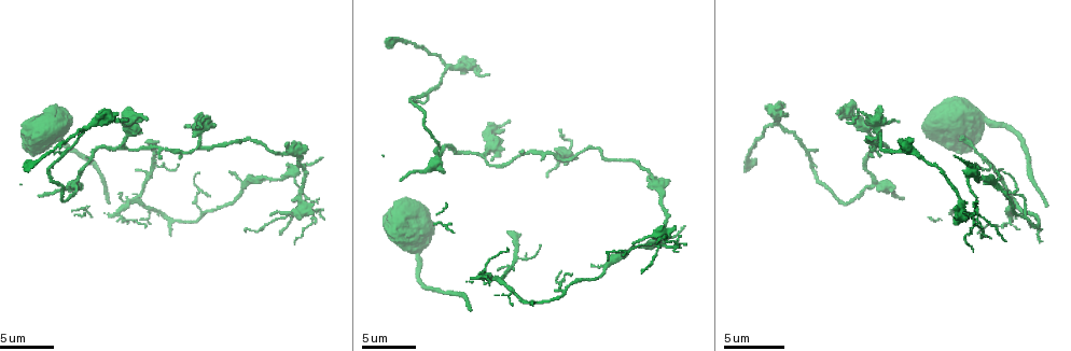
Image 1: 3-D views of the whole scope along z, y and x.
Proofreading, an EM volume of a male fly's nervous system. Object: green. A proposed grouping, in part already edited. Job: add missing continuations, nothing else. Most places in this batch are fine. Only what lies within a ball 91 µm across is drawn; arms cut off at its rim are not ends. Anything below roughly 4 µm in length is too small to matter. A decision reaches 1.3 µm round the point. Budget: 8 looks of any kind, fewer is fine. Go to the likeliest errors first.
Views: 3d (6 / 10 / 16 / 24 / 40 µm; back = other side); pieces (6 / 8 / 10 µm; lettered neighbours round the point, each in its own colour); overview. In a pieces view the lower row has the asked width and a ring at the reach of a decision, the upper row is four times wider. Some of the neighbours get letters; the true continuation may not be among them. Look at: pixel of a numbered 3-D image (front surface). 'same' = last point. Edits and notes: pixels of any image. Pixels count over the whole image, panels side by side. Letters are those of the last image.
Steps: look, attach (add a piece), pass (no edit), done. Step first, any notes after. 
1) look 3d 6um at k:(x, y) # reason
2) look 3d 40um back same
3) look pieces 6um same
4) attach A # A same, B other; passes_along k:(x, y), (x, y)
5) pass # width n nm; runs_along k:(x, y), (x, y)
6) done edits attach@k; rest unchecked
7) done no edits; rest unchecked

look pieces 10um at 1:(147, 118) # free end

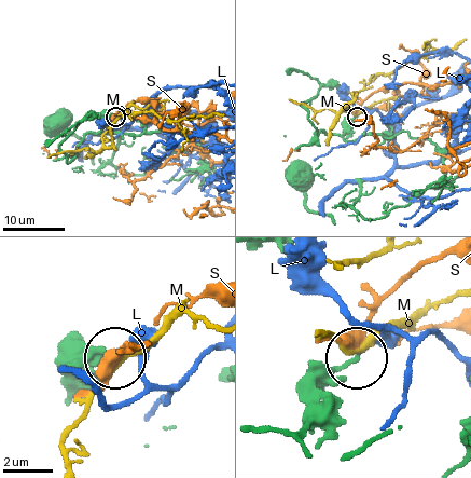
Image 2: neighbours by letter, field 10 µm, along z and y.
pass # width 210 nm; L other, M other, S other; runs_along 2:(301, 437), (314, 406), (355, 358); none of them fits

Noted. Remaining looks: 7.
look 3d 10um at 1:(849, 124) # thin end

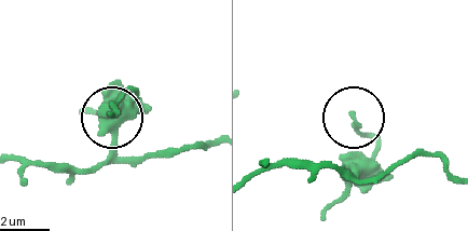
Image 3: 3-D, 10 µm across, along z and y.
look pieces 8um at 3:(354, 114) # what lies round it

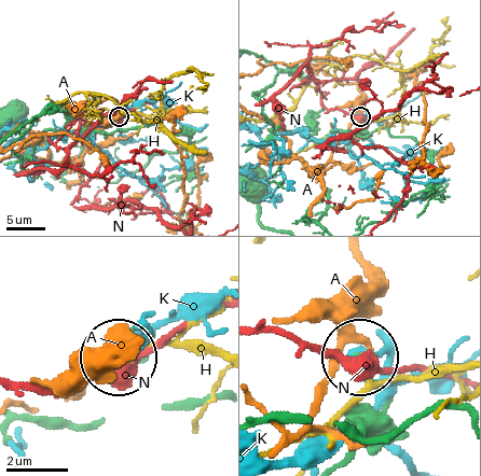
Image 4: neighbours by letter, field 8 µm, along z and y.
pass # A other, H other, K other, N other; no lettered piece goes on from it

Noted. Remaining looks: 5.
look pieces 8um at 1:(486, 75) # branch stops here

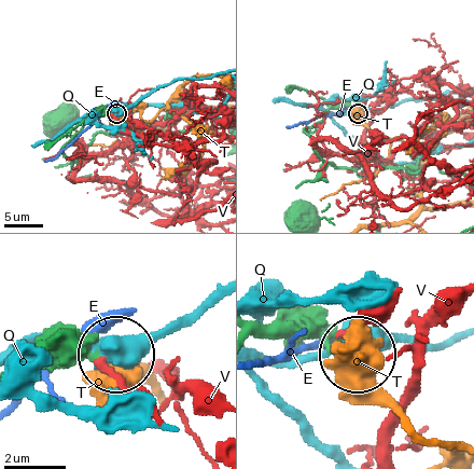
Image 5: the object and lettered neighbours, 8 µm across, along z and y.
pass # E other, Q other, T other, V other; no lettered piece goes on from it

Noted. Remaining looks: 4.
look pieces 6um at 1:(321, 156)

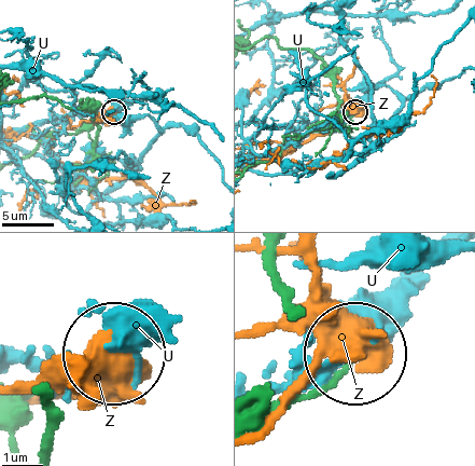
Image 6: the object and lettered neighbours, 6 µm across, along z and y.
pass # U other, Z other; none of them fits

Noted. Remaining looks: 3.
done no edits; rest unchecked

